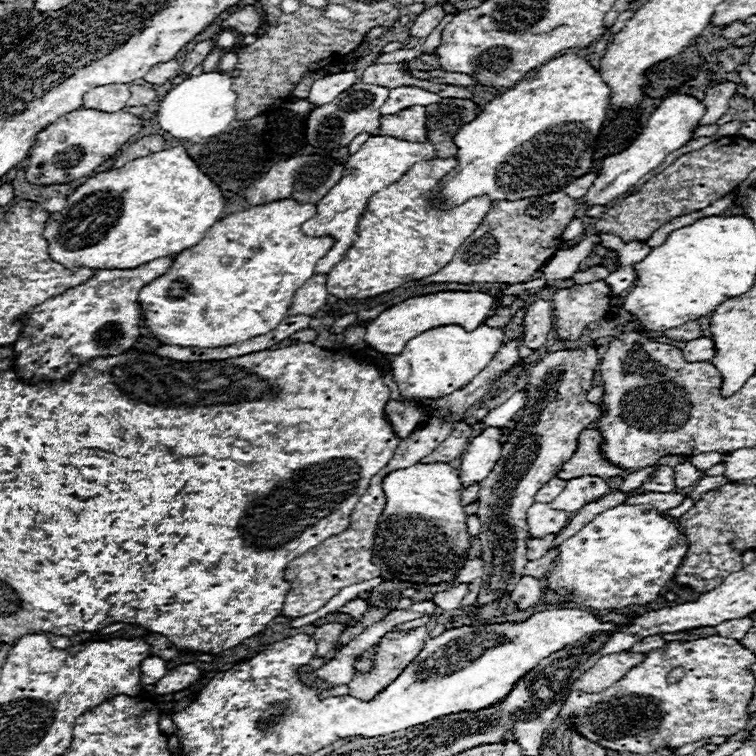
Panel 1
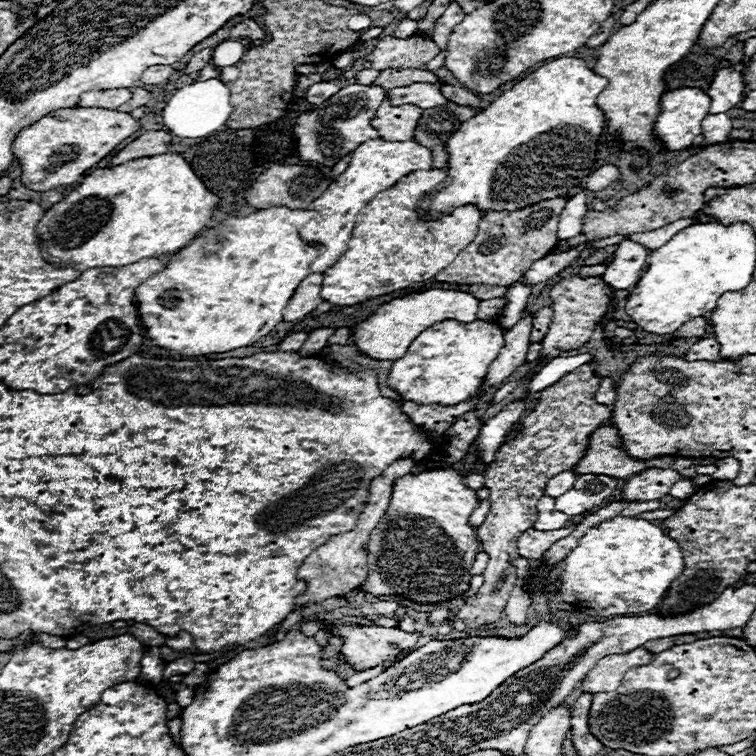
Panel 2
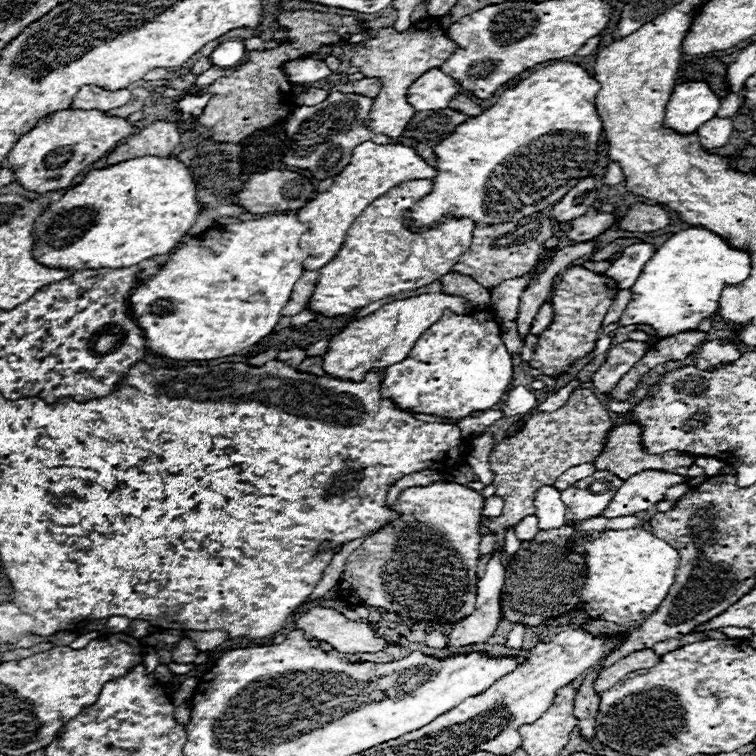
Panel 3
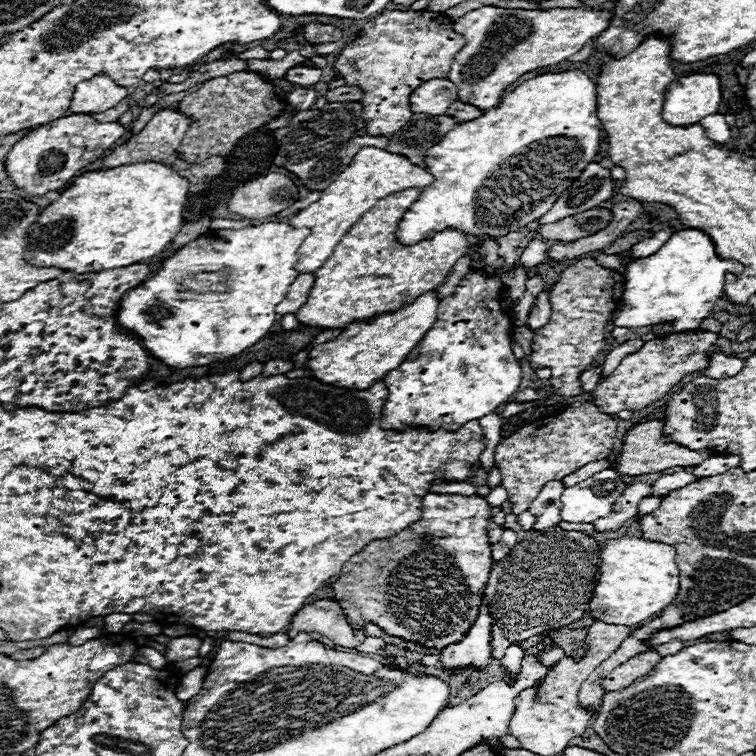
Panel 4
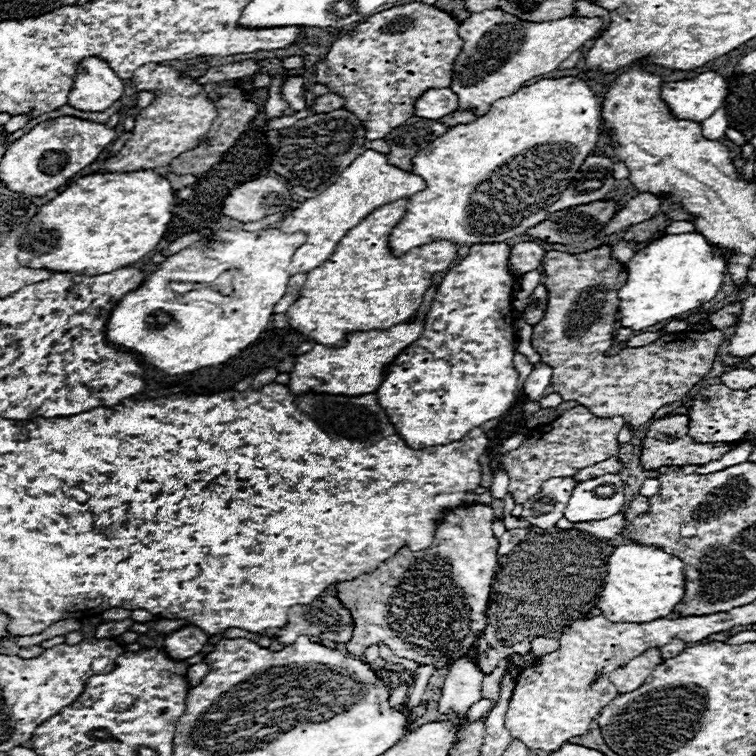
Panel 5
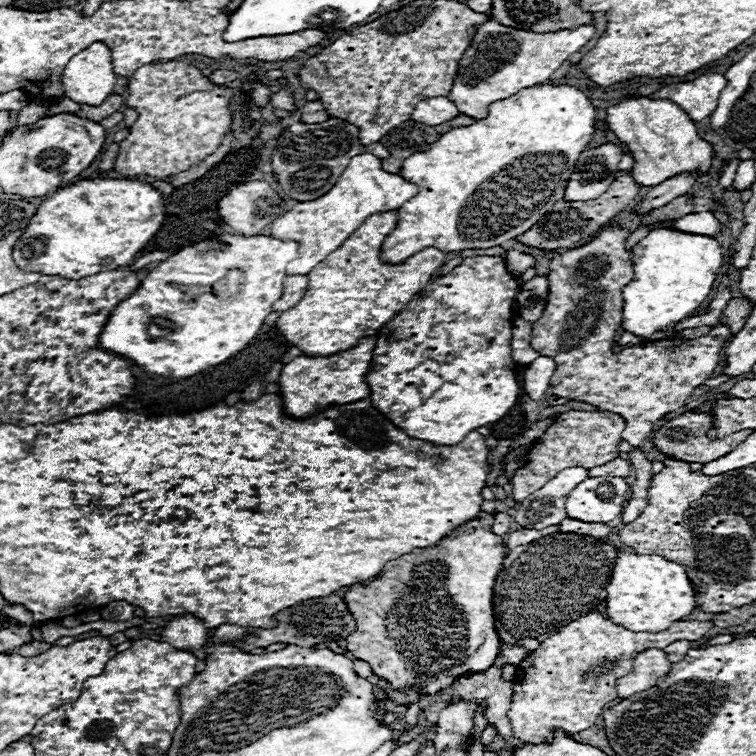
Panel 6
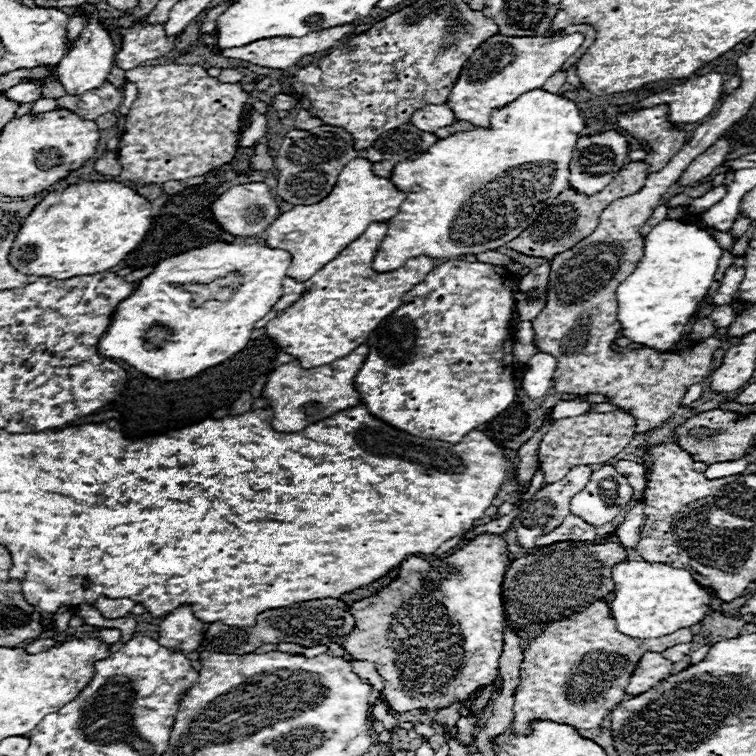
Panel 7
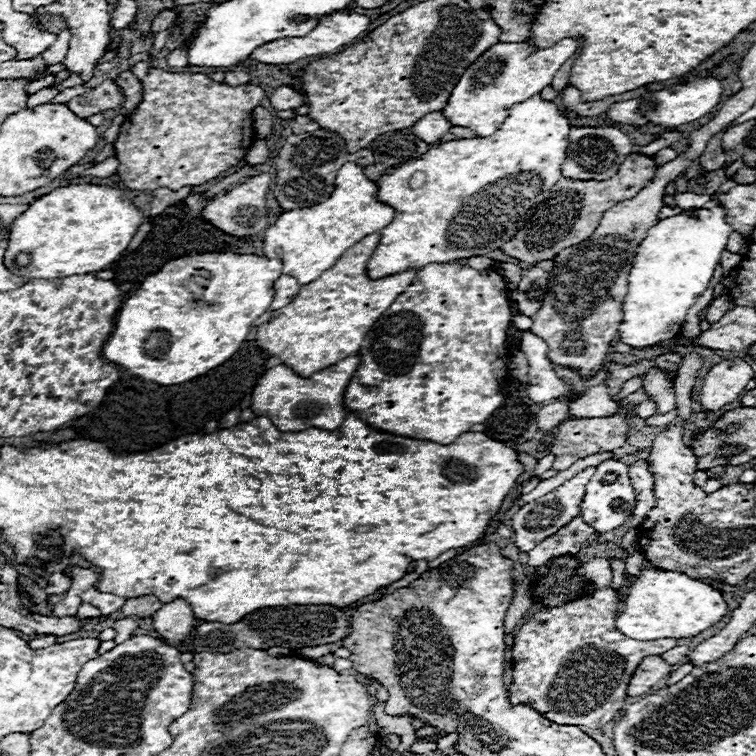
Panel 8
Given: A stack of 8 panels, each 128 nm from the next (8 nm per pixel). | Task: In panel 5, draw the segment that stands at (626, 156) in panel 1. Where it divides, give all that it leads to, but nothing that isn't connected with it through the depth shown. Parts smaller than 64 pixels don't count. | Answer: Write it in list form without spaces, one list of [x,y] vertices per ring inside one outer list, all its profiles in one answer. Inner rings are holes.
[[[704,72],[692,80],[662,84],[662,100],[676,118],[702,122],[712,116],[728,94],[726,78],[716,72]]]

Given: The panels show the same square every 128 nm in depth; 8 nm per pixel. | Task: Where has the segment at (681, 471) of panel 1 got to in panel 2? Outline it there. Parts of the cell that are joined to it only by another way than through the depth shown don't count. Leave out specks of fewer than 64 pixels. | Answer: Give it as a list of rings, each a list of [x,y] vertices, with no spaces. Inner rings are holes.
[[[682,478],[680,482],[676,482],[670,492],[668,492],[672,498],[678,498],[678,500],[686,500],[694,494],[694,484],[690,482],[690,478]]]

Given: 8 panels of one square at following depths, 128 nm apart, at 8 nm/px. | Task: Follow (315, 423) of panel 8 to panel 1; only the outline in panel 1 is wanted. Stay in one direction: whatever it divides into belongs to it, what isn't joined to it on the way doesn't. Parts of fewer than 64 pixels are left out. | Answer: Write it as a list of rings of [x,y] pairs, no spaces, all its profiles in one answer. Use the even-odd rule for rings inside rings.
[[[436,292],[436,294],[426,294],[426,296],[414,296],[384,310],[366,328],[364,340],[376,352],[396,356],[404,350],[406,342],[412,340],[416,334],[422,334],[430,328],[446,326],[446,324],[460,324],[466,330],[474,330],[488,316],[494,314],[494,308],[496,308],[496,300],[484,292]]]

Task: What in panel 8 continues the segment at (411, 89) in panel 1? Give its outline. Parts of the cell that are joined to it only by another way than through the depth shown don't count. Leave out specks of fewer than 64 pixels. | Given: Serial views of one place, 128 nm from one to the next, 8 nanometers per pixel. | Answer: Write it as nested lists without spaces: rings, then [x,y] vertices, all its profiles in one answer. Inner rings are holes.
[[[432,112],[432,114],[426,114],[424,118],[420,118],[414,126],[412,126],[412,132],[424,140],[426,144],[430,146],[436,146],[440,142],[440,138],[452,128],[452,124],[442,116],[442,112]]]

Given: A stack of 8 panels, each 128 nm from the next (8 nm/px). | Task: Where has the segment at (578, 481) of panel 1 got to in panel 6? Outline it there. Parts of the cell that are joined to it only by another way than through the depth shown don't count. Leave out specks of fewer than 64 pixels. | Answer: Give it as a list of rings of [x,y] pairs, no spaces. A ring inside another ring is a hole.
[[[588,476],[566,498],[568,518],[608,524],[622,514],[628,484],[616,476]]]

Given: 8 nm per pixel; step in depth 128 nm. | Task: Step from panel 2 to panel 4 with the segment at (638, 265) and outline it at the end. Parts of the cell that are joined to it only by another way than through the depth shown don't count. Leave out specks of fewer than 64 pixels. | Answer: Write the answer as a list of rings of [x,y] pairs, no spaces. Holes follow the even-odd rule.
[[[664,228],[664,230],[660,230],[660,232],[656,232],[652,238],[642,240],[642,242],[638,242],[636,246],[632,246],[632,256],[634,256],[634,258],[646,258],[646,256],[654,254],[672,234],[674,234],[672,228]]]

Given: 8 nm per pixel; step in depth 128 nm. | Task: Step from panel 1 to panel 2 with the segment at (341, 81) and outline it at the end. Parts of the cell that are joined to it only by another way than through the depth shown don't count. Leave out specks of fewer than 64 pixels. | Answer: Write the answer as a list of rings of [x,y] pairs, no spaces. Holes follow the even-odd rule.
[[[334,80],[334,82],[318,82],[318,84],[314,84],[314,86],[308,88],[306,102],[308,104],[322,104],[332,94],[336,94],[340,88],[342,88],[342,84],[338,80]]]

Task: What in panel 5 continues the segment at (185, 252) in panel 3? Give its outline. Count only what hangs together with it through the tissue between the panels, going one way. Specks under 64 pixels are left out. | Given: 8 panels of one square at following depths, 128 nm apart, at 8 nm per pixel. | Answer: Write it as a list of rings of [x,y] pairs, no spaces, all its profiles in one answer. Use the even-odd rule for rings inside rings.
[[[268,228],[258,232],[246,232],[246,230],[226,232],[226,238],[220,242],[210,240],[210,242],[198,242],[190,248],[184,248],[182,252],[166,258],[162,266],[156,272],[152,272],[140,288],[132,290],[116,304],[106,326],[106,340],[114,346],[136,352],[144,362],[152,364],[154,368],[170,376],[188,374],[200,368],[222,364],[228,358],[242,352],[254,340],[258,340],[258,336],[266,330],[272,318],[274,304],[286,294],[286,286],[290,278],[286,268],[290,264],[290,258],[304,242],[306,242],[304,232],[284,234],[276,228]],[[226,270],[238,270],[236,292],[230,296],[222,296],[220,292],[214,292],[214,290],[196,290],[196,292],[184,294],[182,298],[174,298],[174,300],[166,298],[166,291],[176,286],[176,284],[170,284],[171,282],[214,282]]]

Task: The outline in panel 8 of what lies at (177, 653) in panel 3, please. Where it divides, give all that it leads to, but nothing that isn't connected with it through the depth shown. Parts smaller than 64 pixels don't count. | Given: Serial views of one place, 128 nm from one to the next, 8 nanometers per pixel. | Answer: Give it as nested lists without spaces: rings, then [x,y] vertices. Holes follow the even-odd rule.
[[[176,598],[154,614],[154,630],[164,636],[166,644],[178,646],[196,628],[196,618],[186,600]]]

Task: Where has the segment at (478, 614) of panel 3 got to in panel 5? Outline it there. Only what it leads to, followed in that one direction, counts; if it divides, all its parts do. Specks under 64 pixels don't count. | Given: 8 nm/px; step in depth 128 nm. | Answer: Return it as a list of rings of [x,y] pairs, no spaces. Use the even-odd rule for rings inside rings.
[[[470,650],[464,658],[460,658],[456,664],[448,666],[448,676],[442,688],[442,696],[438,700],[438,712],[440,714],[450,714],[454,712],[456,716],[466,716],[470,706],[476,704],[482,694],[482,678],[478,666],[472,662],[474,652]]]

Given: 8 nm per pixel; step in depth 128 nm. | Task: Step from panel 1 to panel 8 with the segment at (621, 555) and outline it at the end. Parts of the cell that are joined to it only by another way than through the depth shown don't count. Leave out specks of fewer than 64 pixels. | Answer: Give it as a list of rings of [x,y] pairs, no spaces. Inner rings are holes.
[[[646,568],[640,574],[640,578],[628,576],[628,580],[630,586],[624,596],[626,610],[620,618],[616,618],[616,628],[628,638],[636,640],[692,638],[712,628],[728,612],[728,604],[720,590],[680,572]]]

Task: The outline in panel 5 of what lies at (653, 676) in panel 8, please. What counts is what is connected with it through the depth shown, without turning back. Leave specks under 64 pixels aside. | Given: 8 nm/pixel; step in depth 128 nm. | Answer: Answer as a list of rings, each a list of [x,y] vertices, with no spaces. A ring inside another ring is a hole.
[[[658,648],[646,650],[640,656],[632,658],[632,662],[628,662],[628,666],[614,670],[610,674],[610,682],[616,686],[618,694],[632,692],[632,690],[640,688],[644,684],[644,680],[654,672],[654,668],[662,662],[664,662],[664,658]]]

